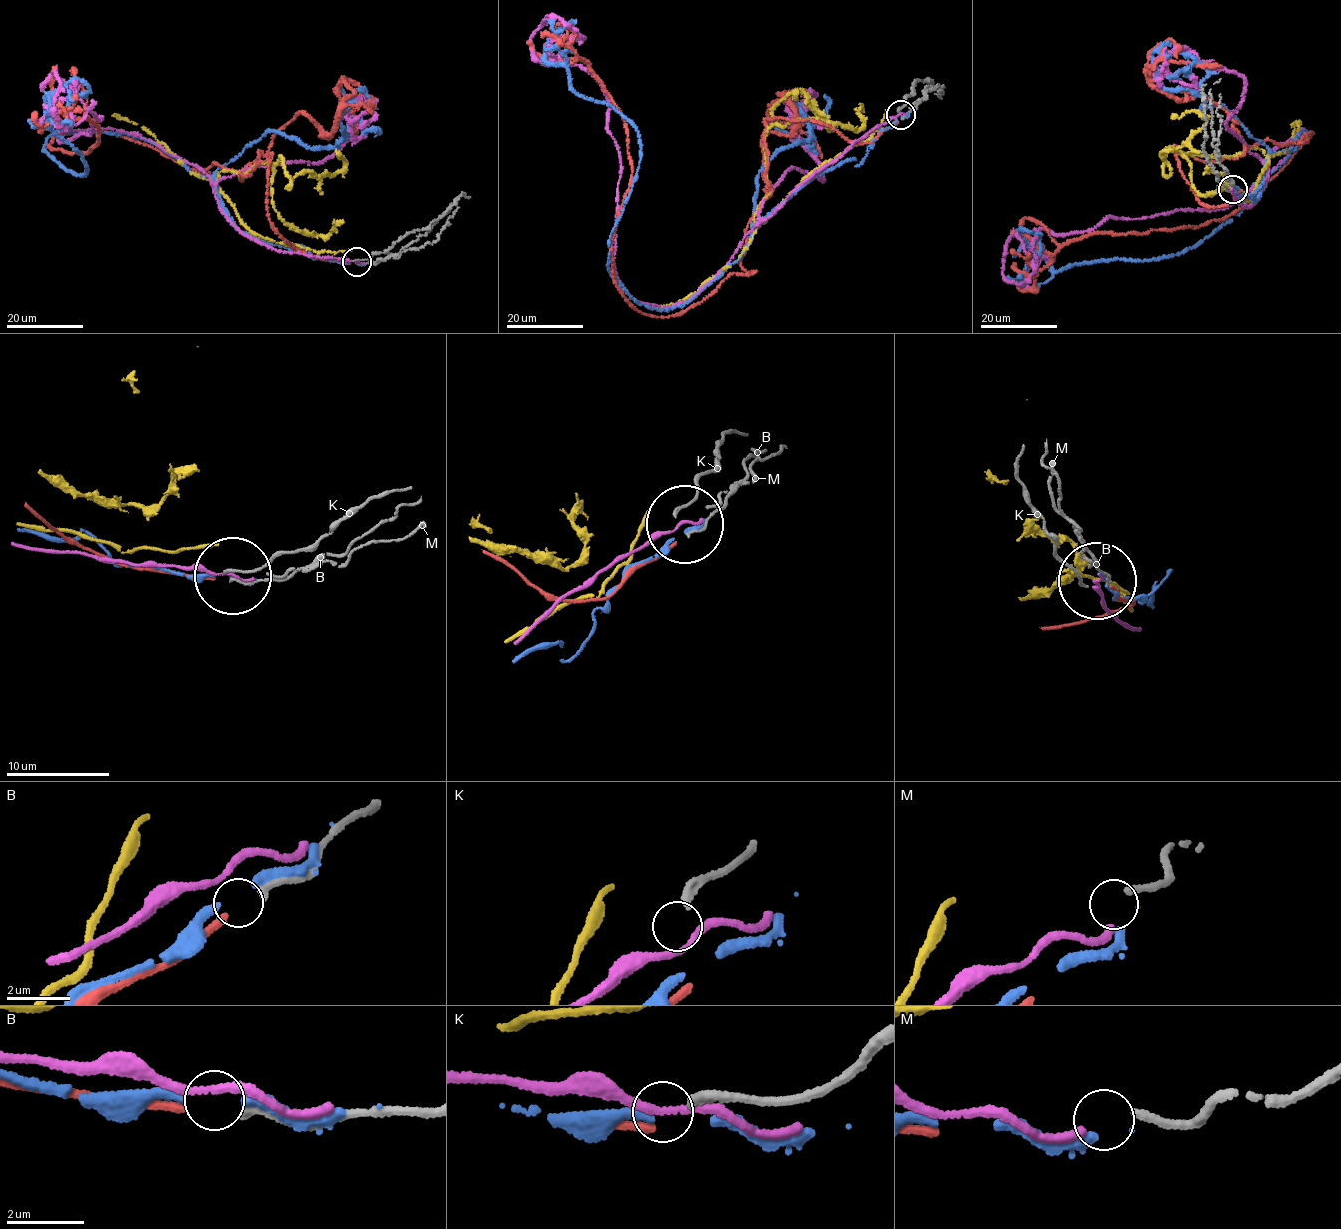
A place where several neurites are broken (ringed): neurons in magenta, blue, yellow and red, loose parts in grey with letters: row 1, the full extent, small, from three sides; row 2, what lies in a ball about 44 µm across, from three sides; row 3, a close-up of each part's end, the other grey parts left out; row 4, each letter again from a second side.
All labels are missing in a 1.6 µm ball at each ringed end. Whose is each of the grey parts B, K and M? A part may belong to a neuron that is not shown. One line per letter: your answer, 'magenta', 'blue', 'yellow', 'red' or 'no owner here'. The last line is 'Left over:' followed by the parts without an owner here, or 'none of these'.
B: red
K: no owner here
M: magenta
Left over: K

